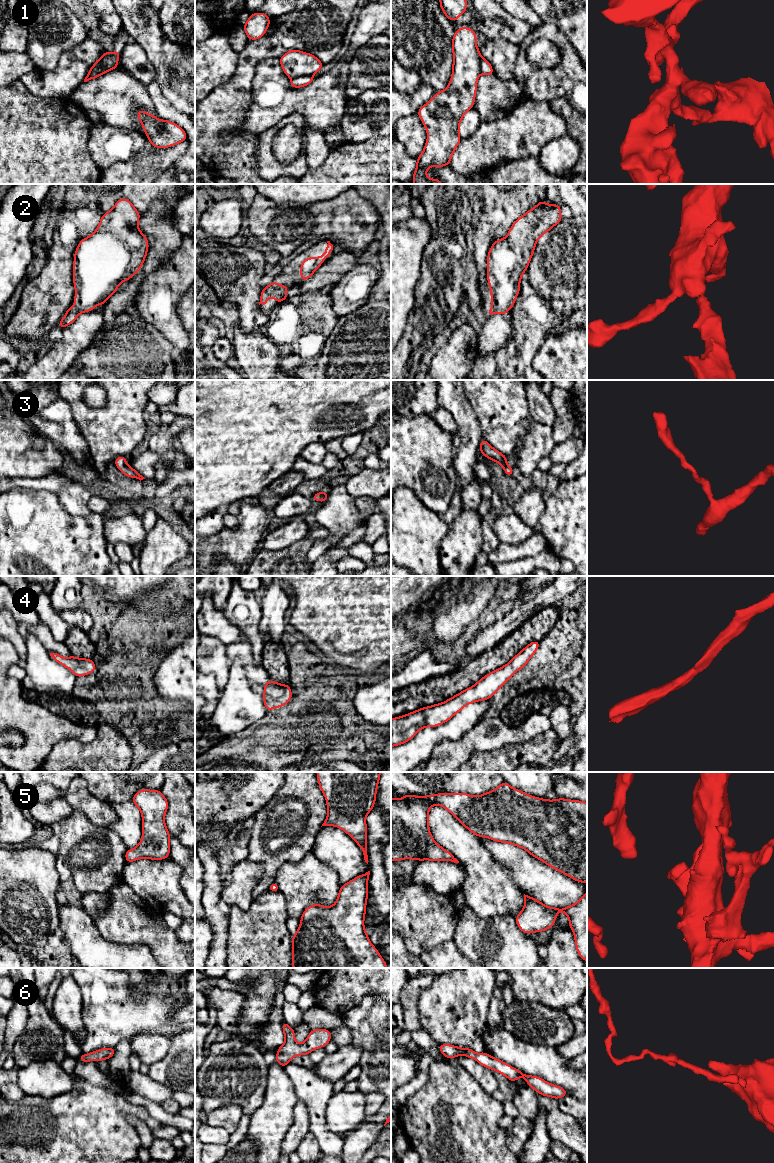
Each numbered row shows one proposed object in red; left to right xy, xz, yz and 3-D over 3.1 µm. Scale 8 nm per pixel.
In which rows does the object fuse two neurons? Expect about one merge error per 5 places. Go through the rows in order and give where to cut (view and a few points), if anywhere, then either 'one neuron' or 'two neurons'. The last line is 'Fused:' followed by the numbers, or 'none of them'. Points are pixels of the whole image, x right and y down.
1: xy (108, 53), (101, 60), (98, 72) | two neurons
2: no cut | one neuron
3: no cut | one neuron
4: no cut | one neuron
5: no cut | one neuron
6: no cut | one neuron
Fused: 1

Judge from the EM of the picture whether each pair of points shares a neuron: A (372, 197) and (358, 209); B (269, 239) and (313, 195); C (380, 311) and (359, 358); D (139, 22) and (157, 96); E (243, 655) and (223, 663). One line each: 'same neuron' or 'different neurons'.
A: different neurons
B: different neurons
C: same neuron
D: different neurons
E: different neurons

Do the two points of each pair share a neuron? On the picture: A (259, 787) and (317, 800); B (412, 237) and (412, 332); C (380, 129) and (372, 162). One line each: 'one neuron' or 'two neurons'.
A: two neurons
B: two neurons
C: two neurons

